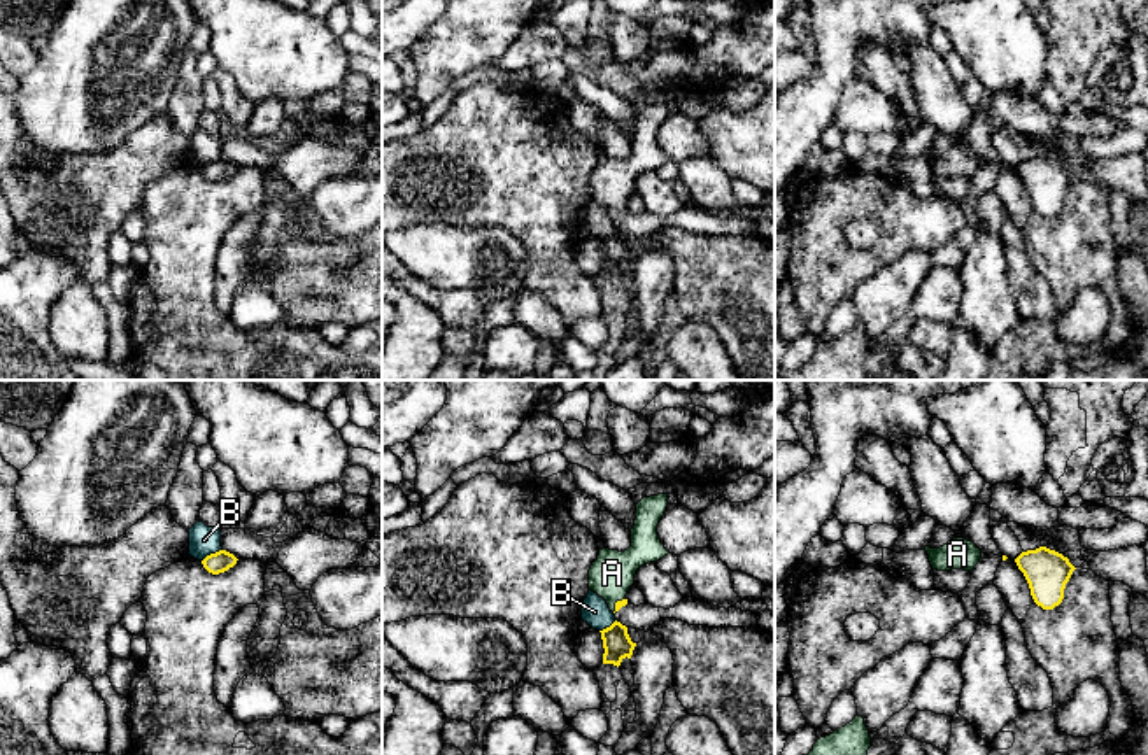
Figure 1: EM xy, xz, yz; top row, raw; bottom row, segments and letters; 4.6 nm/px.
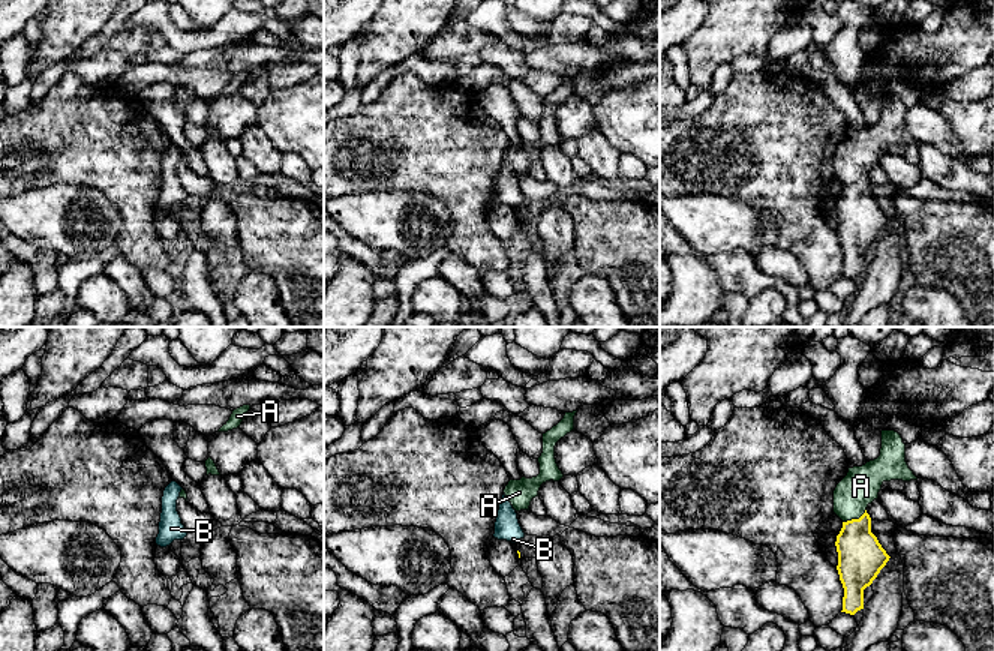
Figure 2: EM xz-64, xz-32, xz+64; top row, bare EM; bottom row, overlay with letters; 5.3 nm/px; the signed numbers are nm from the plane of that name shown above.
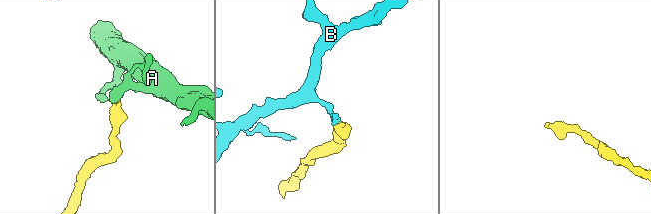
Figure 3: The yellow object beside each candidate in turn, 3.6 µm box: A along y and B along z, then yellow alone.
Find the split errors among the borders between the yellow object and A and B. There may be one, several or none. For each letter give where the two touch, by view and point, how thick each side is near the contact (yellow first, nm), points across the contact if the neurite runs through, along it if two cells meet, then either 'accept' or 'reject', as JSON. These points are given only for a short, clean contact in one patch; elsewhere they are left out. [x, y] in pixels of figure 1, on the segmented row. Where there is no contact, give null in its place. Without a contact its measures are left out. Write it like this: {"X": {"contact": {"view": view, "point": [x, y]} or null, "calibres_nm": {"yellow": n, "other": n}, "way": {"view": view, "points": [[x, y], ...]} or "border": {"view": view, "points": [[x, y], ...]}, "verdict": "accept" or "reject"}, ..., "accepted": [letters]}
{"A": {"contact": {"view": "xz", "point": [616, 603]}, "calibres_nm": {"yellow": 40, "other": 200}, "way": {"view": "xz", "points": [[619, 605], [616, 603], [612, 573]]}, "verdict": "accept"}, "B": {"contact": {"view": "xy", "point": [211, 554]}, "calibres_nm": {"yellow": 100, "other": 140}, "border": {"view": "xy", "points": [[221, 549], [202, 561]]}, "verdict": "reject"}, "accepted": ["A"]}

